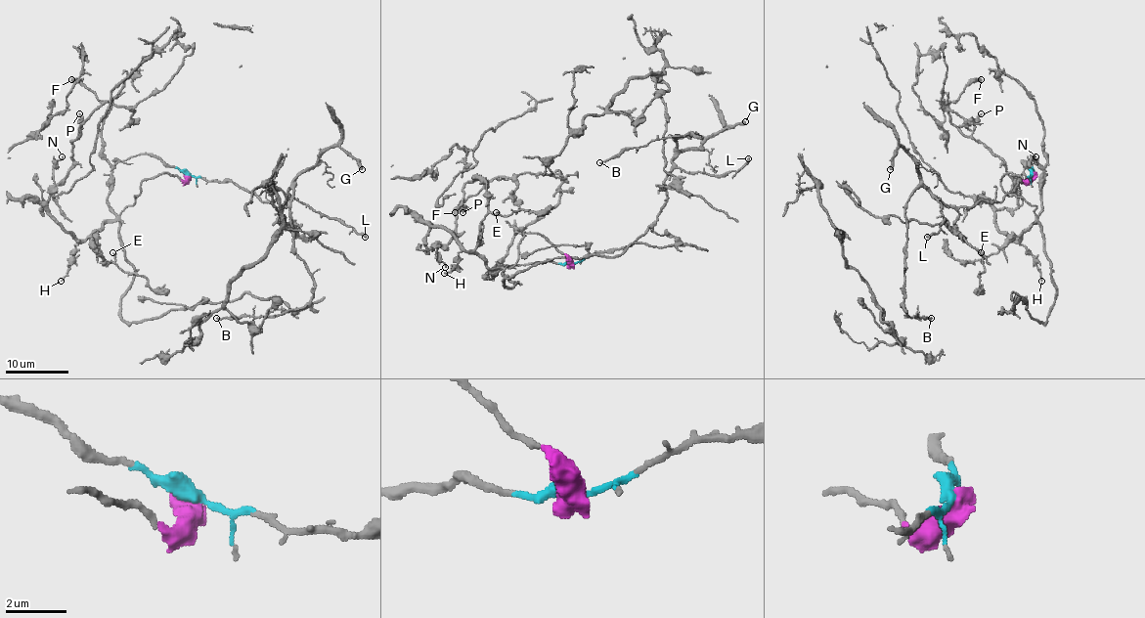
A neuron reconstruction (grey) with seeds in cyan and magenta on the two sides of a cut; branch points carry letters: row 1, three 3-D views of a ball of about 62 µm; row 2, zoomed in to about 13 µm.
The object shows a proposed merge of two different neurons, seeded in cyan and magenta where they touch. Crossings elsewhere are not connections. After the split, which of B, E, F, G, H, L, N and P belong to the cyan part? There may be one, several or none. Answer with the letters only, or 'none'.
B, G, L

